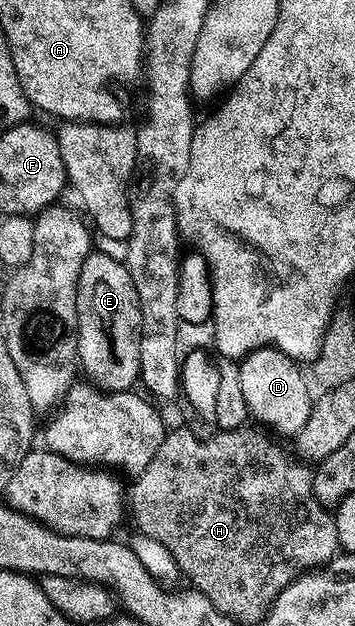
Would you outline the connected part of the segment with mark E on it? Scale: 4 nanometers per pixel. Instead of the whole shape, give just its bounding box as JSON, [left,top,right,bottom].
[75,251,141,393]

